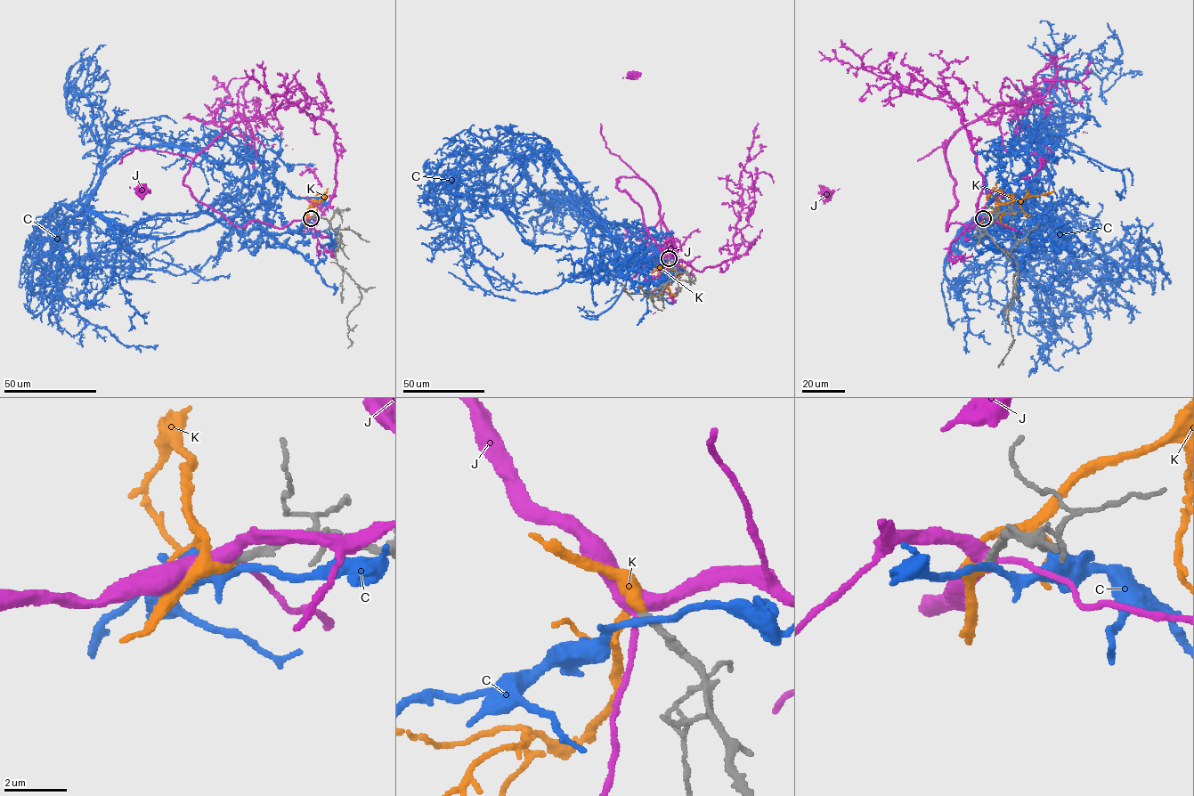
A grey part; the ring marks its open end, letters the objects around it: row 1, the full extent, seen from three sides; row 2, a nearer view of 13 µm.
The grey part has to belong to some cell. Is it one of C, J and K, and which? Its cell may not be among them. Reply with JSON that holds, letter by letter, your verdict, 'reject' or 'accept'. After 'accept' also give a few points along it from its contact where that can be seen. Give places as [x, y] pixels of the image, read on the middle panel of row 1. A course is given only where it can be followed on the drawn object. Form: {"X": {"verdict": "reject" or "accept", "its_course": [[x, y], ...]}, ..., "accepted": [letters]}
{"C": {"verdict": "reject"}, "J": {"verdict": "reject"}, "K": {"verdict": "accept", "its_course": [[669, 258], [666, 288], [657, 296], [648, 298]]}, "accepted": ["K"]}

